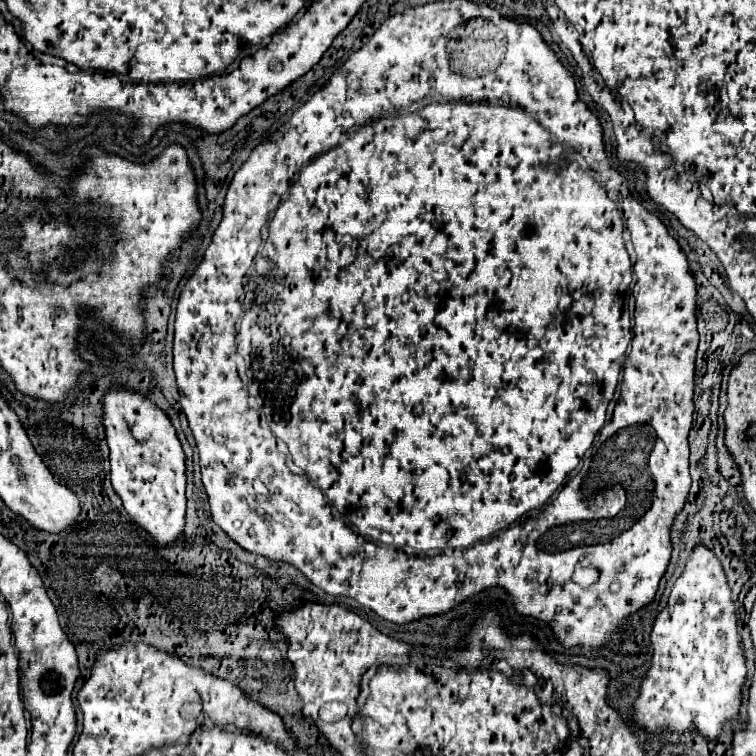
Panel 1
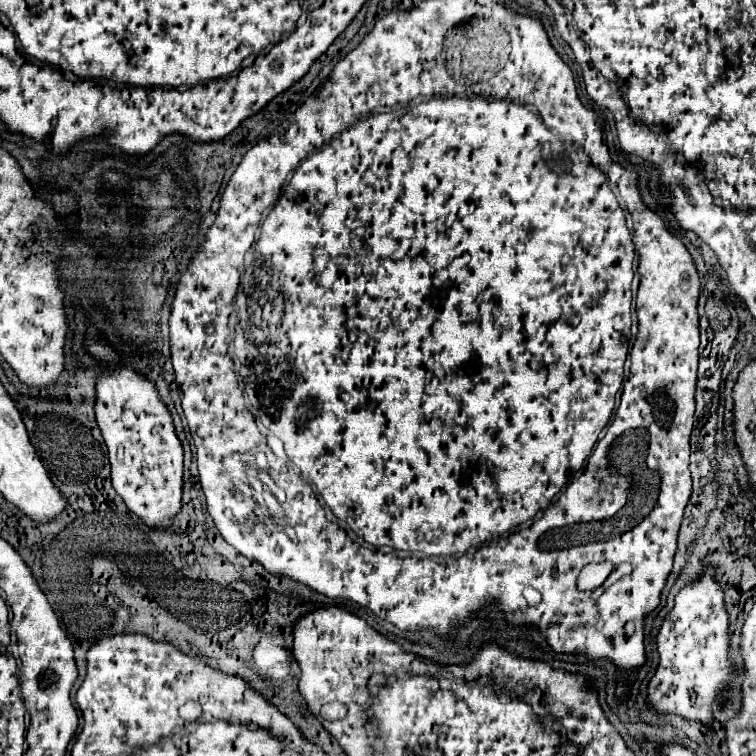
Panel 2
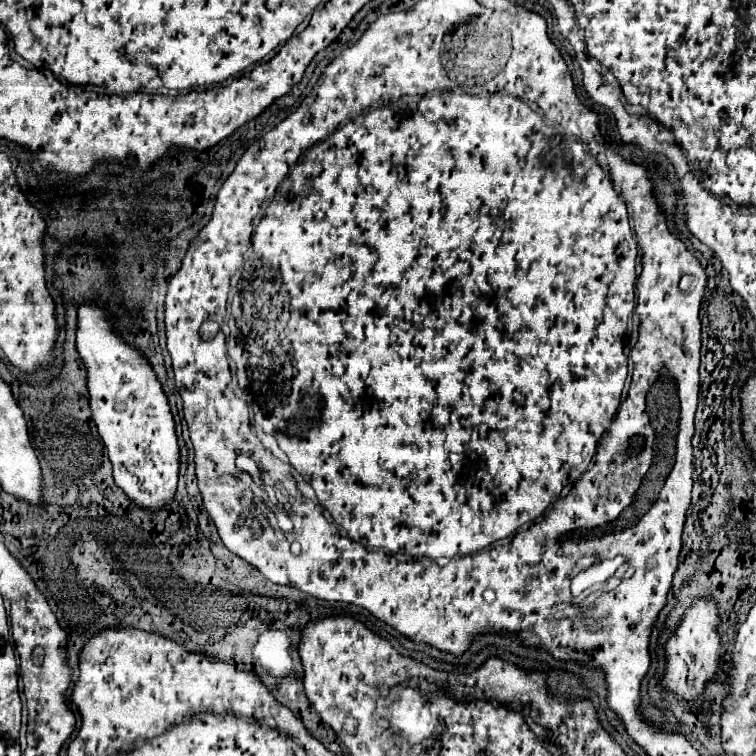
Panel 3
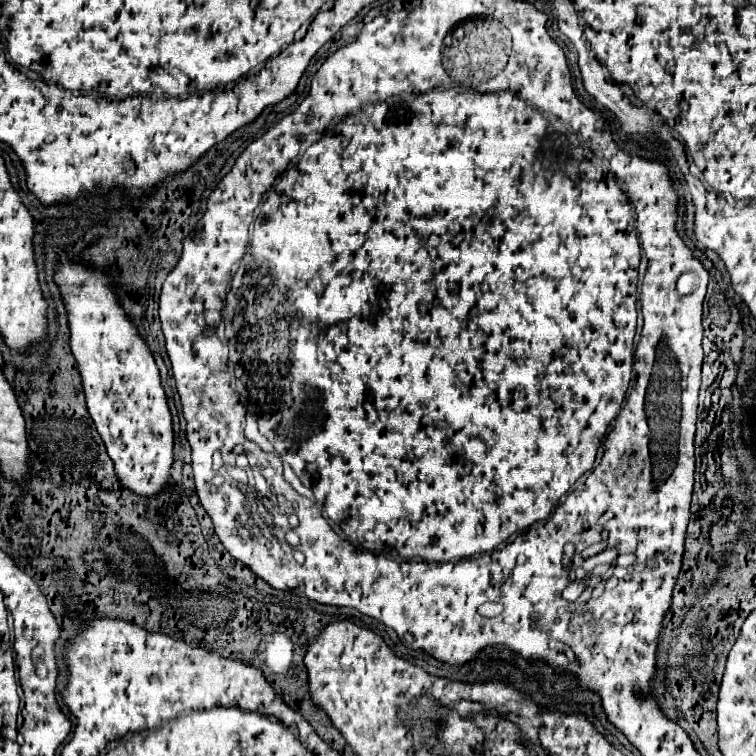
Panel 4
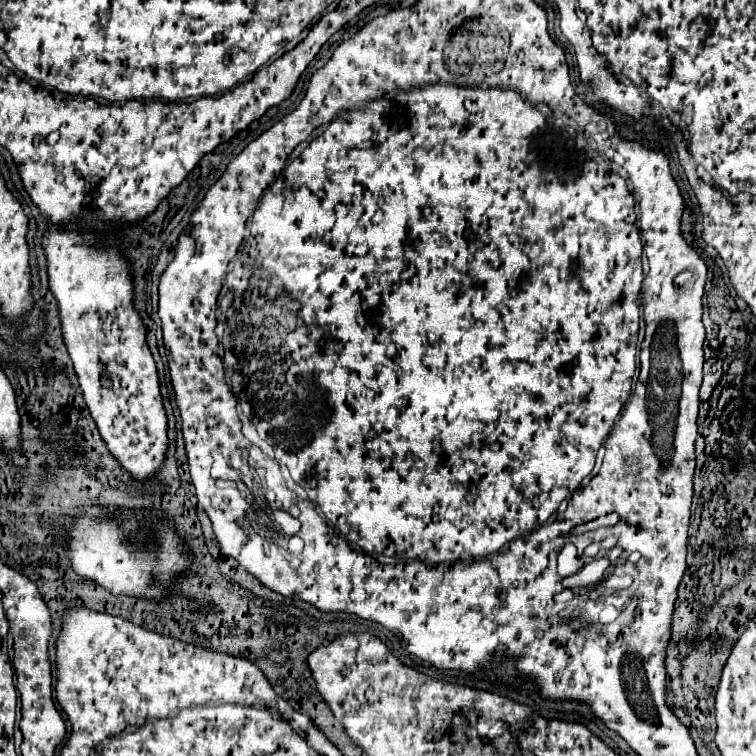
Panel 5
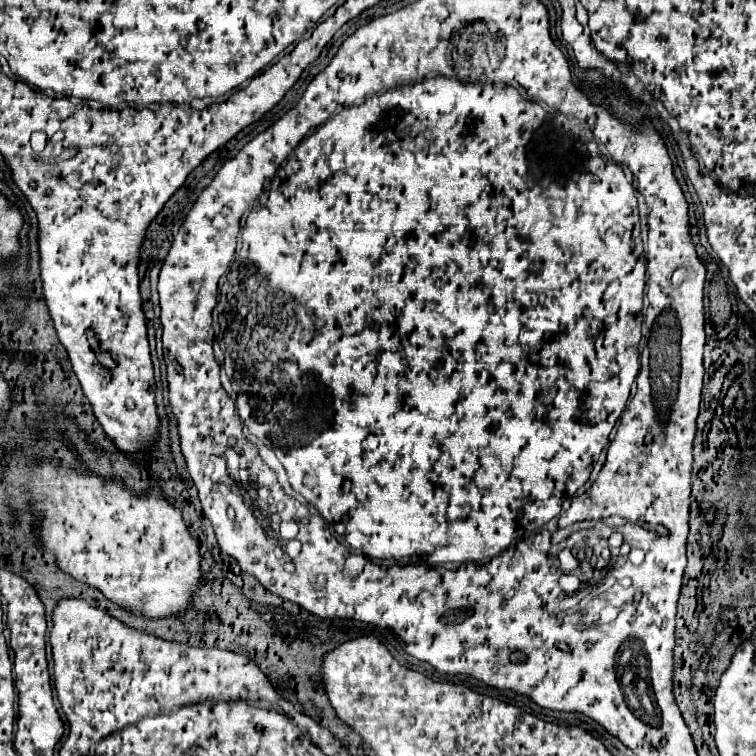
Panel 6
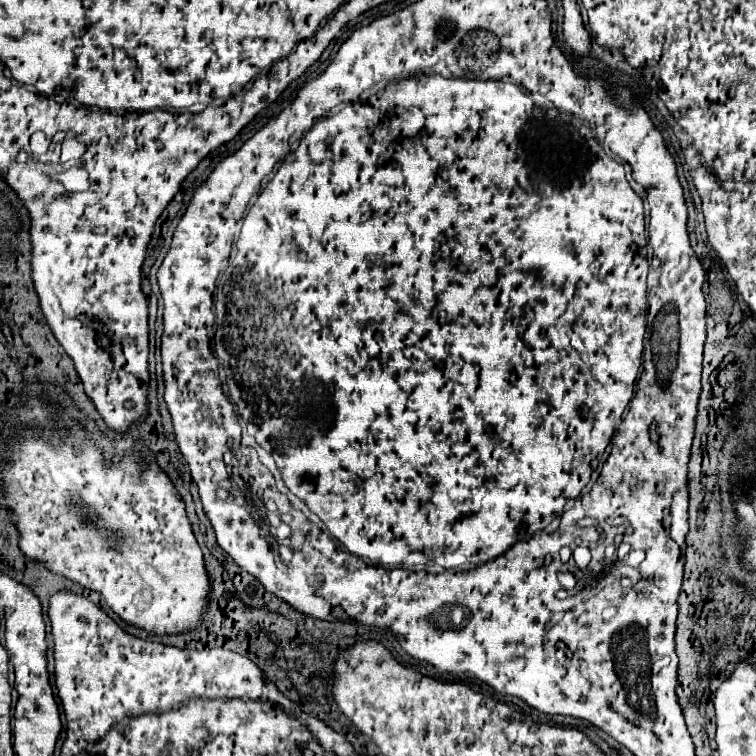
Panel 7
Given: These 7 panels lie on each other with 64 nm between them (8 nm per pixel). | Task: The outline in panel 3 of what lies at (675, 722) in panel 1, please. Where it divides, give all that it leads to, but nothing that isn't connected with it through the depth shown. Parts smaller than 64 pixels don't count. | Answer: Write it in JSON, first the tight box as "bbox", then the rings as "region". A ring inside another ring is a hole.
{"bbox":[664,598,720,700],"region":[[[700,598],[686,610],[686,618],[678,626],[676,634],[666,644],[666,674],[664,688],[672,690],[676,696],[684,700],[694,700],[704,692],[708,680],[712,680],[720,668],[720,638],[716,632],[718,626],[718,610],[710,598]]]}

